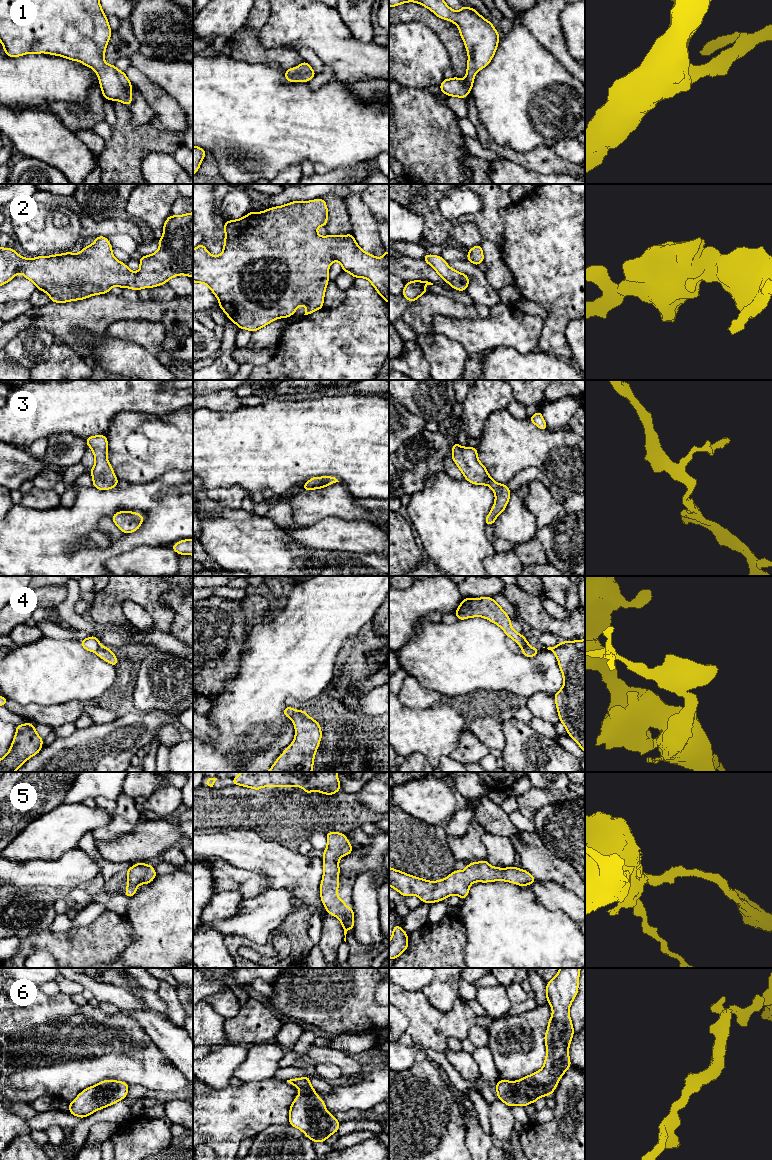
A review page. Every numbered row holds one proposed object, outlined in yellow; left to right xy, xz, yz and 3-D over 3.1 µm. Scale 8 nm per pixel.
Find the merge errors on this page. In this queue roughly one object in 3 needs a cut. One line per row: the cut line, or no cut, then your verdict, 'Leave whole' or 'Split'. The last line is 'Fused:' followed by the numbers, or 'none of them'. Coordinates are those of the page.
1: No split. Leave whole
2: No split. Leave whole
3: No split. Leave whole
4: Split along xz (295, 710), (290, 718). Split
5: No split. Leave whole
6: No split. Leave whole
Fused: 4

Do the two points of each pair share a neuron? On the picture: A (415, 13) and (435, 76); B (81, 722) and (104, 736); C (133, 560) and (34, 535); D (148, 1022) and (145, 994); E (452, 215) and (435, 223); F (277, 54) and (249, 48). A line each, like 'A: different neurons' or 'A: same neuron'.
A: different neurons
B: different neurons
C: different neurons
D: different neurons
E: different neurons
F: same neuron

